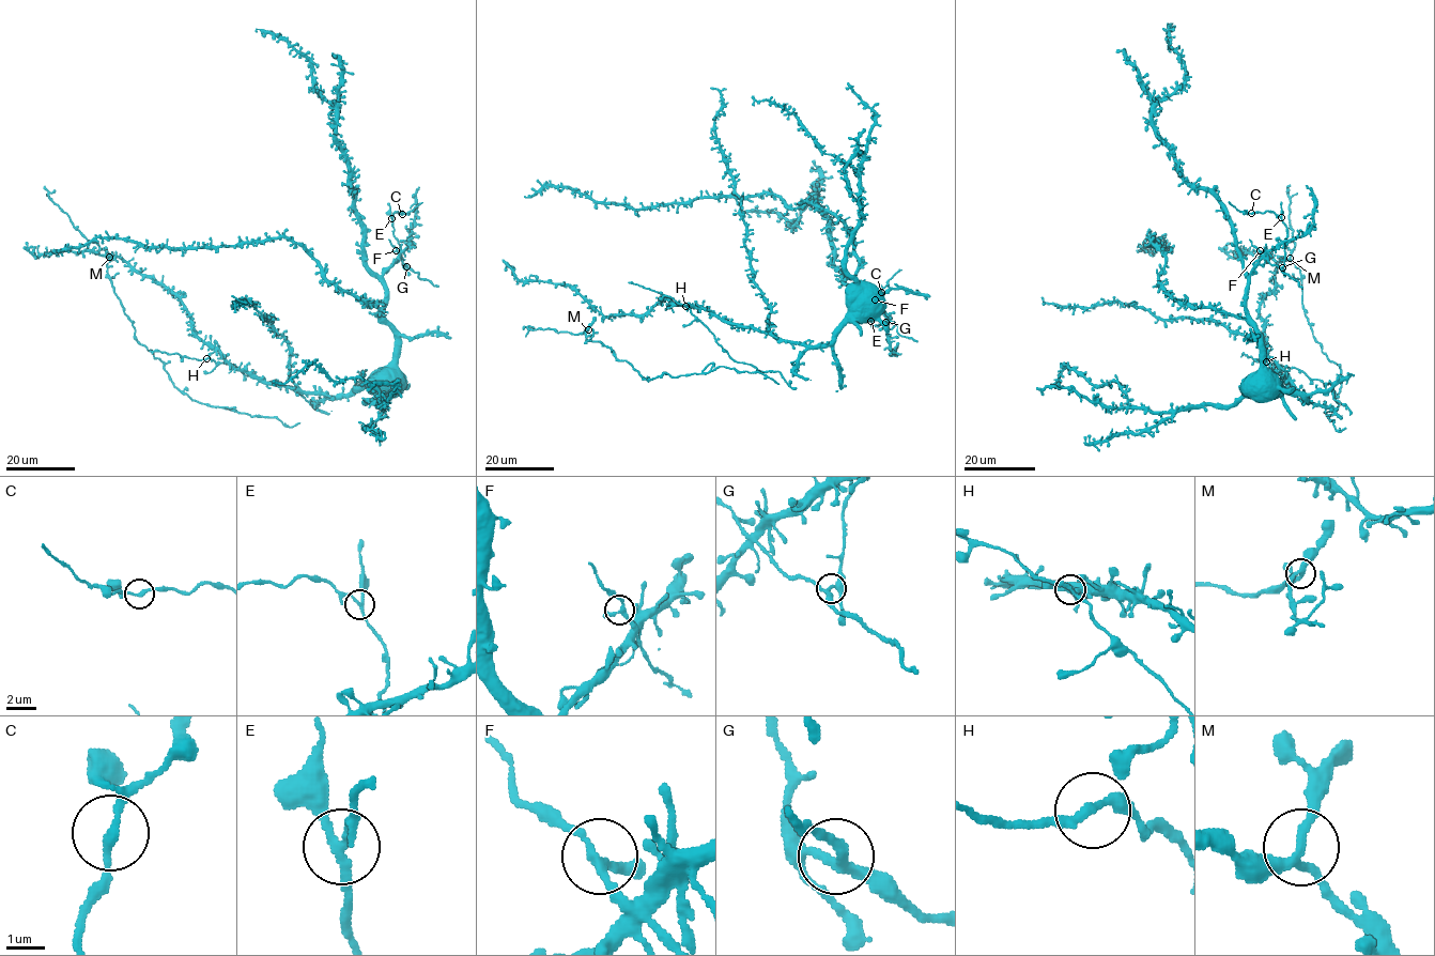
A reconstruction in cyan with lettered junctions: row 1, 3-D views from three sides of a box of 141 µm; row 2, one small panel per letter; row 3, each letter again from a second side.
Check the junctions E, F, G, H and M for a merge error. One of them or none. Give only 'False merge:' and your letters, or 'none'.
False merge: E

